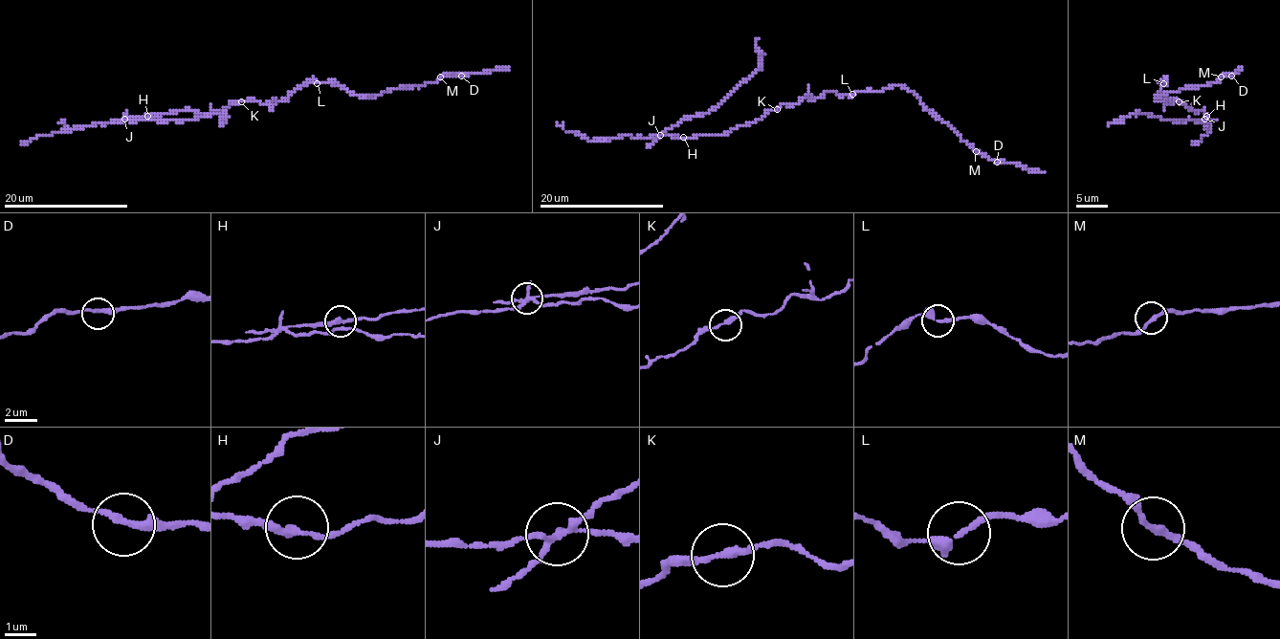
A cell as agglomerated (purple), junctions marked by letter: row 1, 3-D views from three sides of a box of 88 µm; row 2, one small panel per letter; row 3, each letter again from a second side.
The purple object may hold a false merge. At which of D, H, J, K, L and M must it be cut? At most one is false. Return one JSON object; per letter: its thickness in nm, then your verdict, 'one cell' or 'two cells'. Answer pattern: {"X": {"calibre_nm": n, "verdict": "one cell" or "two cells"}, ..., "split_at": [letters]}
{"D": {"calibre_nm": 240, "verdict": "one cell"}, "H": {"calibre_nm": 240, "verdict": "one cell"}, "J": {"calibre_nm": 200, "verdict": "two cells"}, "K": {"calibre_nm": 220, "verdict": "one cell"}, "L": {"calibre_nm": 220, "verdict": "one cell"}, "M": {"calibre_nm": 200, "verdict": "one cell"}, "split_at": ["J"]}

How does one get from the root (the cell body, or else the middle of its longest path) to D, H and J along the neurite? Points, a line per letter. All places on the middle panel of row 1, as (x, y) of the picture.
D: (797, 103), (803, 97), (819, 99), (827, 91), (851, 96), (859, 91), (904, 86), (976, 151), (997, 162)
H: (797, 103), (782, 104), (762, 117), (724, 134), (683, 137)
J: (797, 103), (782, 104), (762, 117), (724, 134), (695, 136), (691, 139), (660, 136)

